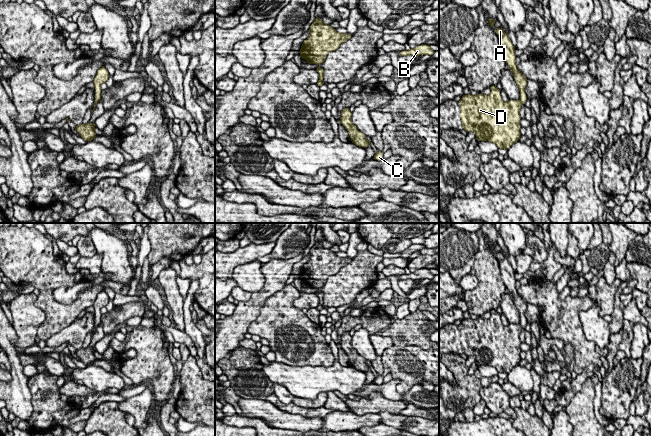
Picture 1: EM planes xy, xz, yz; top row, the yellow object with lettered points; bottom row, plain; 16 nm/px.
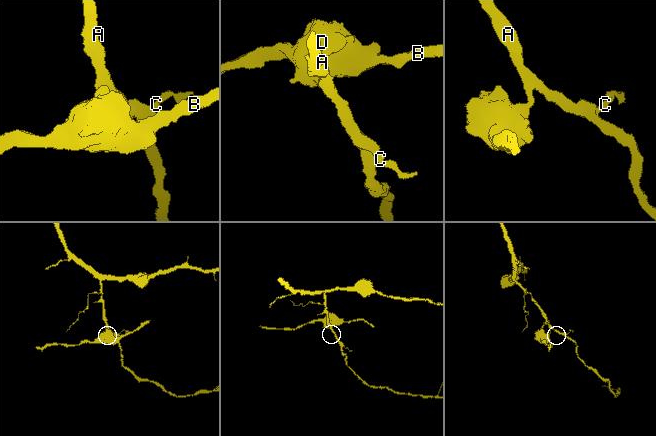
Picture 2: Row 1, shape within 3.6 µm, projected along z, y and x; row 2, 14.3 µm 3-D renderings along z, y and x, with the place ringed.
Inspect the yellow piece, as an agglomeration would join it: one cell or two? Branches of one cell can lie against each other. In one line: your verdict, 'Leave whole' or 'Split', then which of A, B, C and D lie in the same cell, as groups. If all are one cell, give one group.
Split. Groups: A C / B D

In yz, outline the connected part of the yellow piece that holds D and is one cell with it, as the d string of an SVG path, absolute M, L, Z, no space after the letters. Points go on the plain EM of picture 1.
M492 309L489 319L463 319L458 326L463 354L474 356L479 365L509 373L522 360L520 357L520 324L504 326L500 314Z

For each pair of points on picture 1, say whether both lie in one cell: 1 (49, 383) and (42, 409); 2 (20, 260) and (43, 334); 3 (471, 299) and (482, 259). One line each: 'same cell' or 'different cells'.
1: same cell
2: same cell
3: same cell

